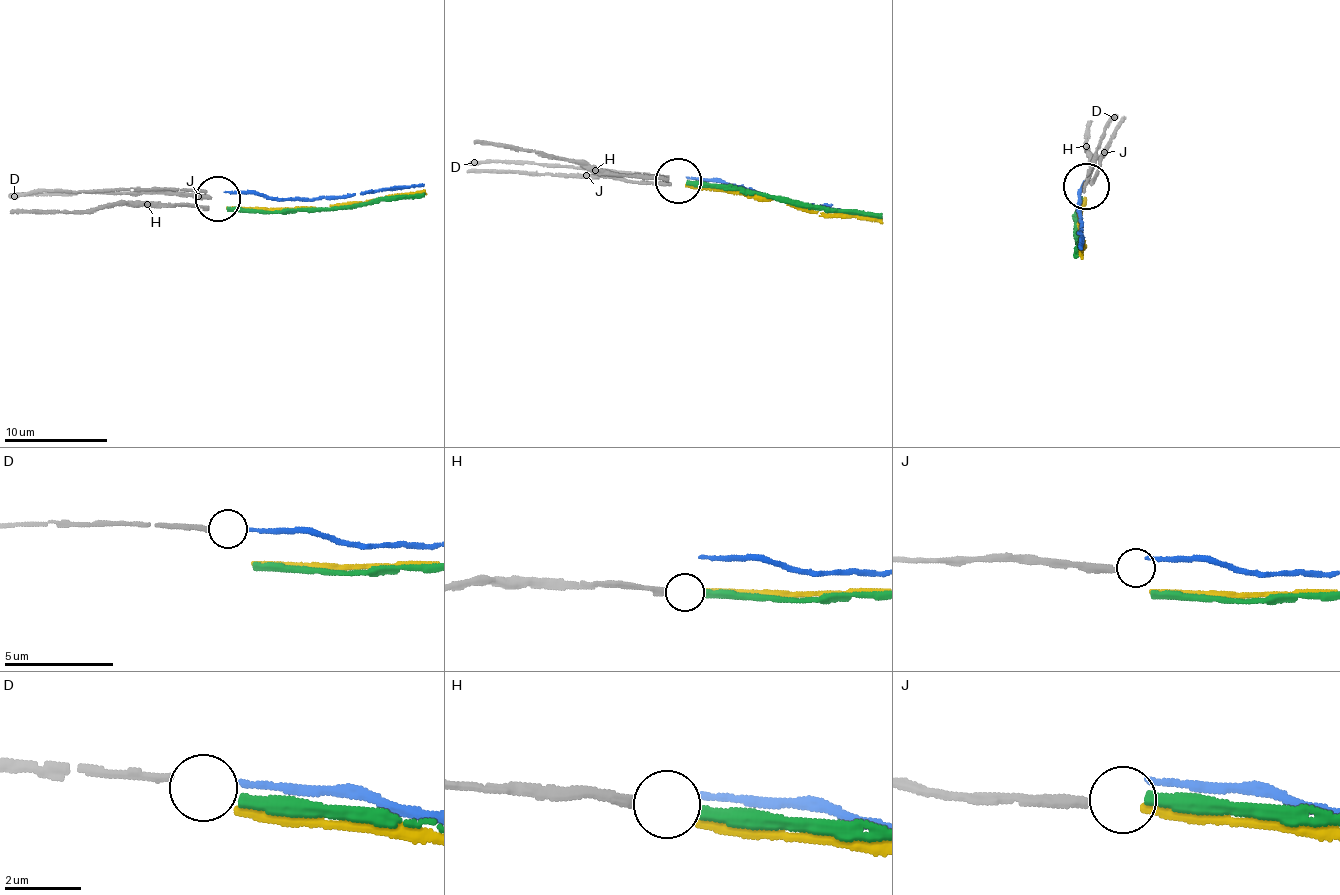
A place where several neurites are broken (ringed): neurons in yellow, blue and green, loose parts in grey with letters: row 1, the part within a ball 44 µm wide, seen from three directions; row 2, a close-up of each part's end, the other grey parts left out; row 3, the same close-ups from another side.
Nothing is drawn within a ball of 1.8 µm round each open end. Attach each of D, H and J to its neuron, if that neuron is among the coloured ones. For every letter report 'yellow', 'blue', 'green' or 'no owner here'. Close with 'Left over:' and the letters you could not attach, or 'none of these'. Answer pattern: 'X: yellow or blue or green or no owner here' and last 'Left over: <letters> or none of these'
D: blue
H: green
J: no owner here
Left over: J

